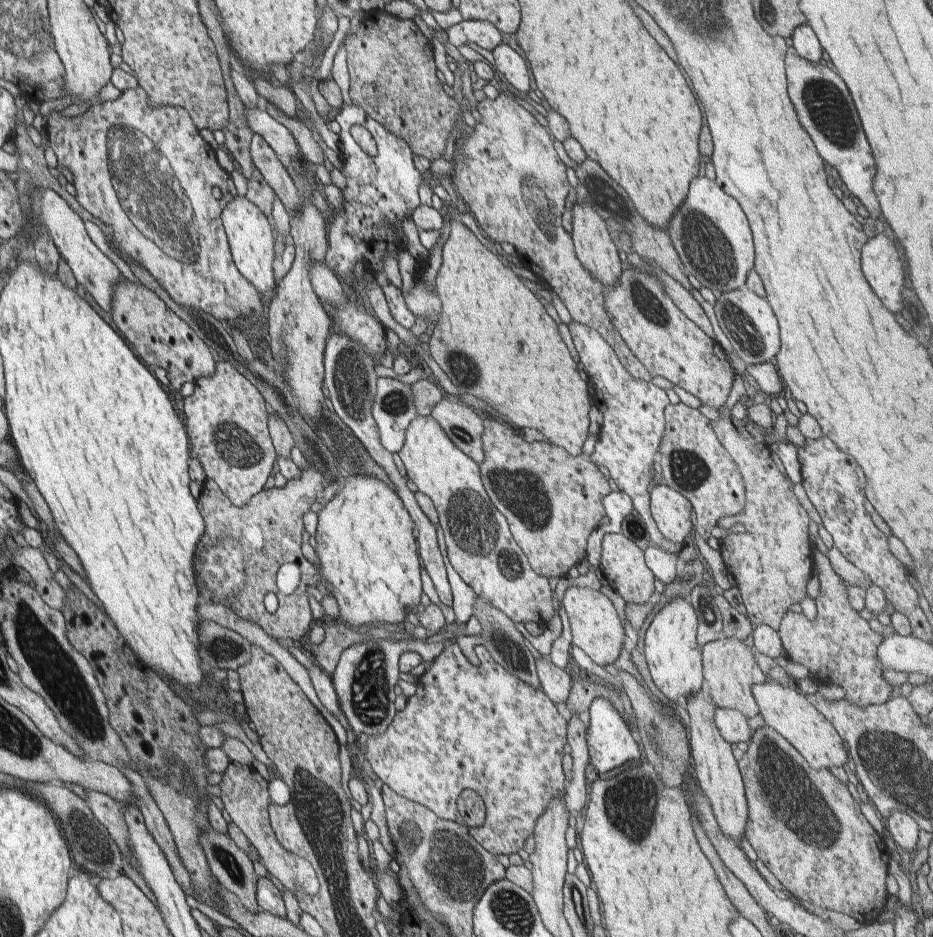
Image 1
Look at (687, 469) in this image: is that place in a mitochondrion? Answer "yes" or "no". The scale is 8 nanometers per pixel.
yes

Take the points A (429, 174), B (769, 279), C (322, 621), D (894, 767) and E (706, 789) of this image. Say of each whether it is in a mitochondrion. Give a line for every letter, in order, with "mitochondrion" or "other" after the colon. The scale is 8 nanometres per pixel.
A: other
B: other
C: other
D: mitochondrion
E: other

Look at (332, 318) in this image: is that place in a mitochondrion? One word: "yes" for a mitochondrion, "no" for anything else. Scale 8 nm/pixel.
no

